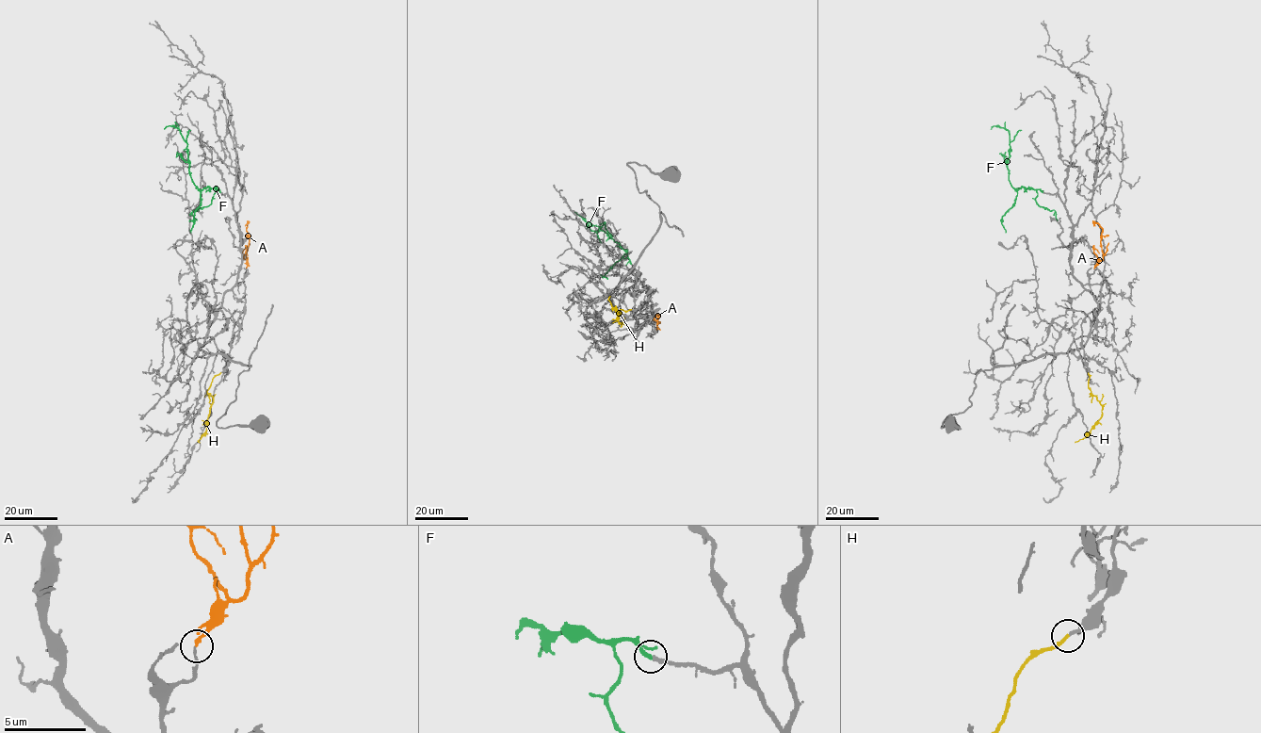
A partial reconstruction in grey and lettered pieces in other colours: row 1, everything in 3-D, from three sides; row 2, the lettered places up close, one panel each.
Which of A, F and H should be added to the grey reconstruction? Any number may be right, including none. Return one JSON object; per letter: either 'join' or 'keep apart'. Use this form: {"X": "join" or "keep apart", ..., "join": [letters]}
{"A": "join", "F": "keep apart", "H": "join", "join": ["A", "H"]}

